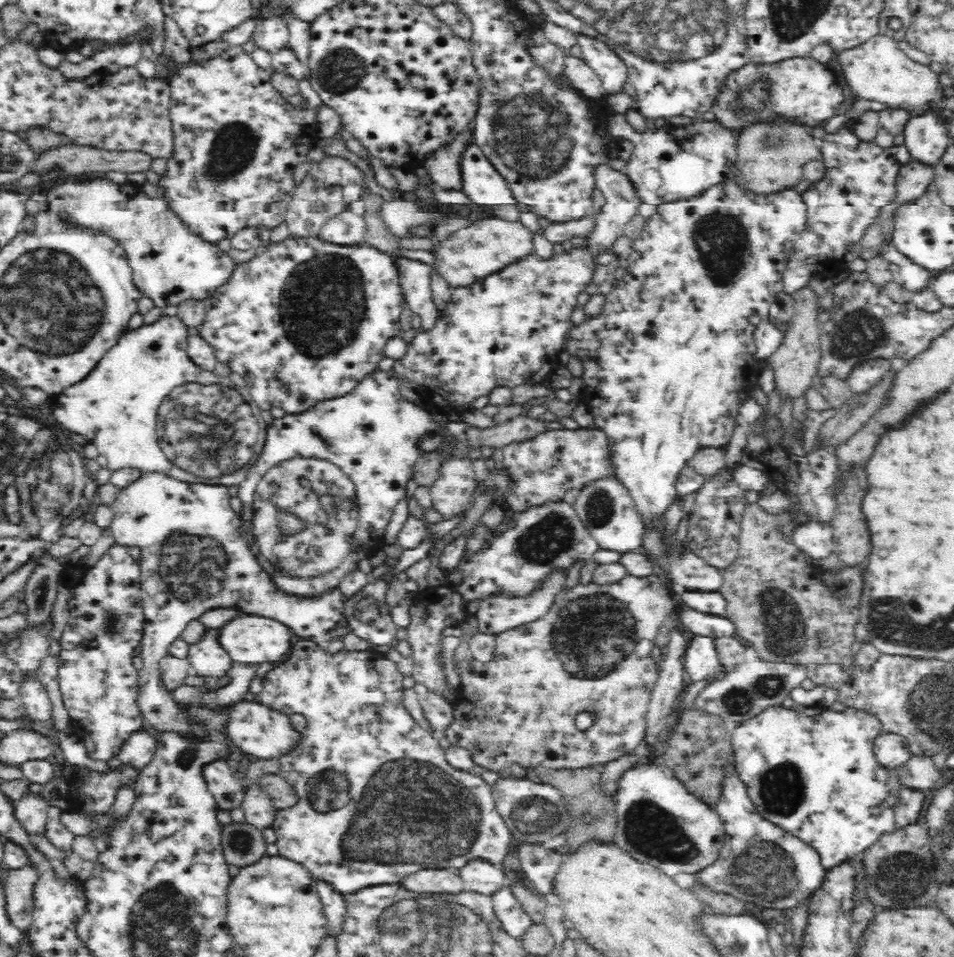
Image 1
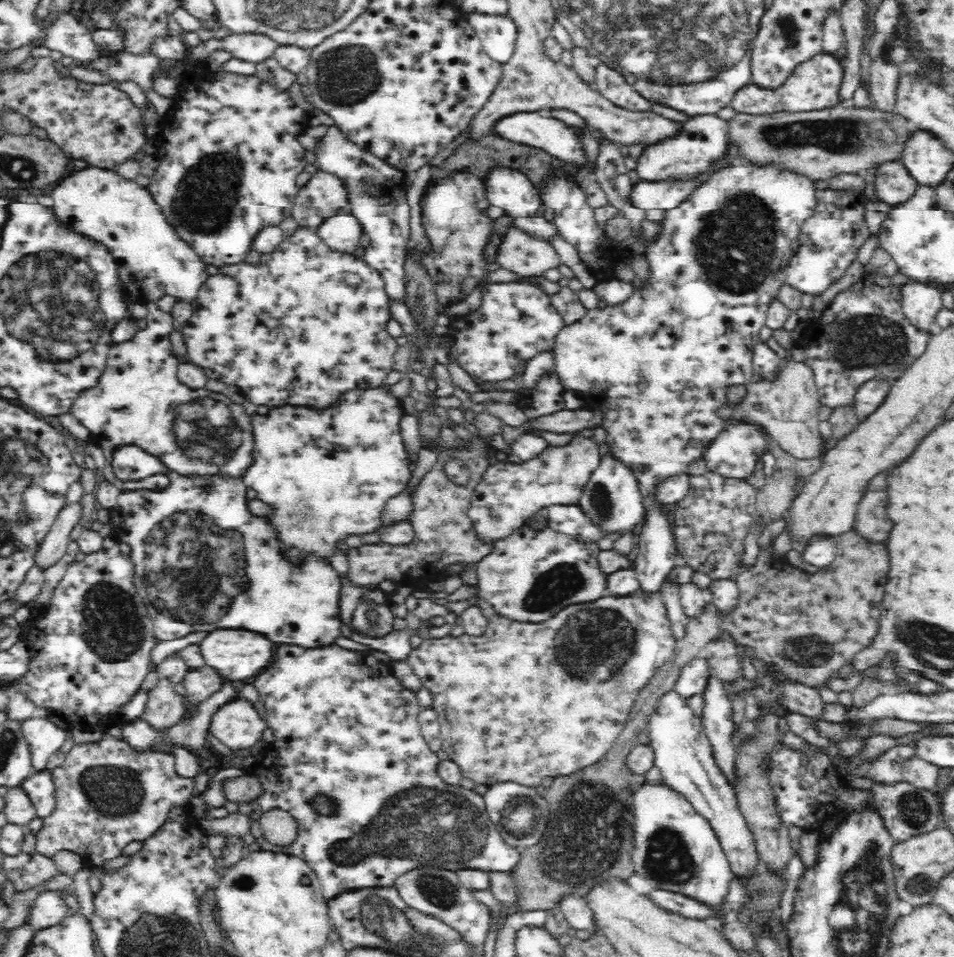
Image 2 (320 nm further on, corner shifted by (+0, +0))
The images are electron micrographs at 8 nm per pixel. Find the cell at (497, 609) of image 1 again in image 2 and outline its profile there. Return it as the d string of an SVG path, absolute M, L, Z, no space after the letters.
M523 525L510 536L493 543L491 551L474 564L478 597L484 598L498 615L507 619L525 623L544 622L566 605L596 600L599 596L606 595L606 574L599 571L597 563L600 551L596 543L585 545L568 535L552 532L547 527L536 531Z

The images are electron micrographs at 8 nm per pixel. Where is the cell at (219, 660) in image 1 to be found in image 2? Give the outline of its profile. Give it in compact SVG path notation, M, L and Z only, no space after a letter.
M205 664L202 668L190 669L181 682L186 689L185 698L192 705L197 705L219 692L224 684L225 678L218 674L218 670Z

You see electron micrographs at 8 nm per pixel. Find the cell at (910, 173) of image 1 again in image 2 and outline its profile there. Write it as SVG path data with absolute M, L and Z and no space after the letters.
M896 159L878 165L874 182L879 201L892 206L910 200L920 186L904 164Z

